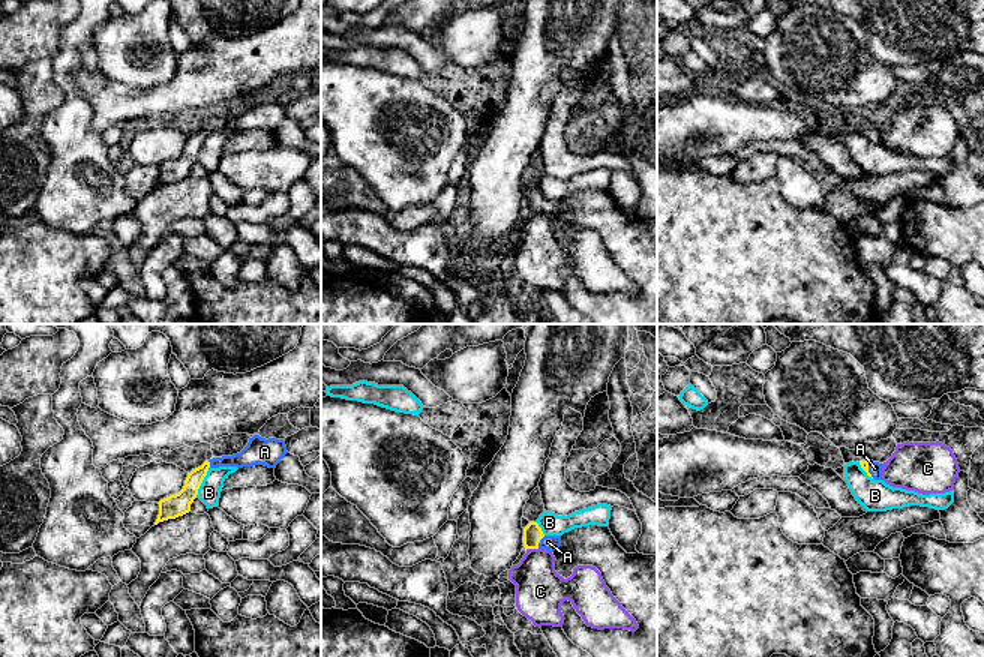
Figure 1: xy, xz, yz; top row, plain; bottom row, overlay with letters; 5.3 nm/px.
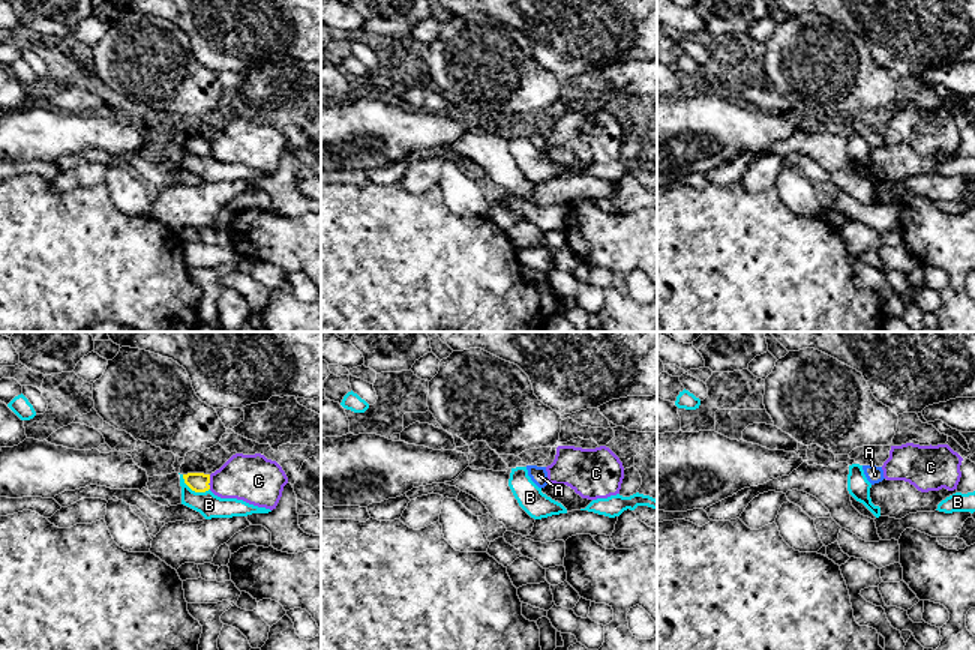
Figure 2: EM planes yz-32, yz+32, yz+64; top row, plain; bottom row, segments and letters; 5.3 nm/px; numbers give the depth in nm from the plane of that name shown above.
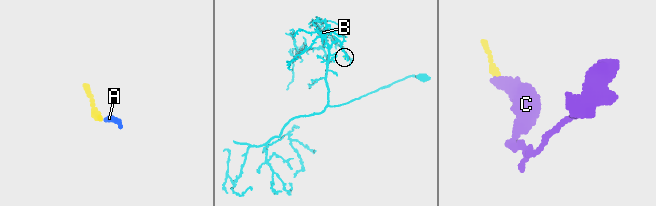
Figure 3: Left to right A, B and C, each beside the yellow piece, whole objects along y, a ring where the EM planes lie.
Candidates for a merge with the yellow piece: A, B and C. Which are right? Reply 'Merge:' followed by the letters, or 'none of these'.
Merge: A

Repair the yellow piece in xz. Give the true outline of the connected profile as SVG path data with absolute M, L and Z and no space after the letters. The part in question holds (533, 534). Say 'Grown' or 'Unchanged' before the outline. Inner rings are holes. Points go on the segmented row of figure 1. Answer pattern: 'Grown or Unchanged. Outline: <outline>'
Grown. Outline: M537 522L524 528L524 546L526 549L555 550L561 546L561 536L544 536Z

